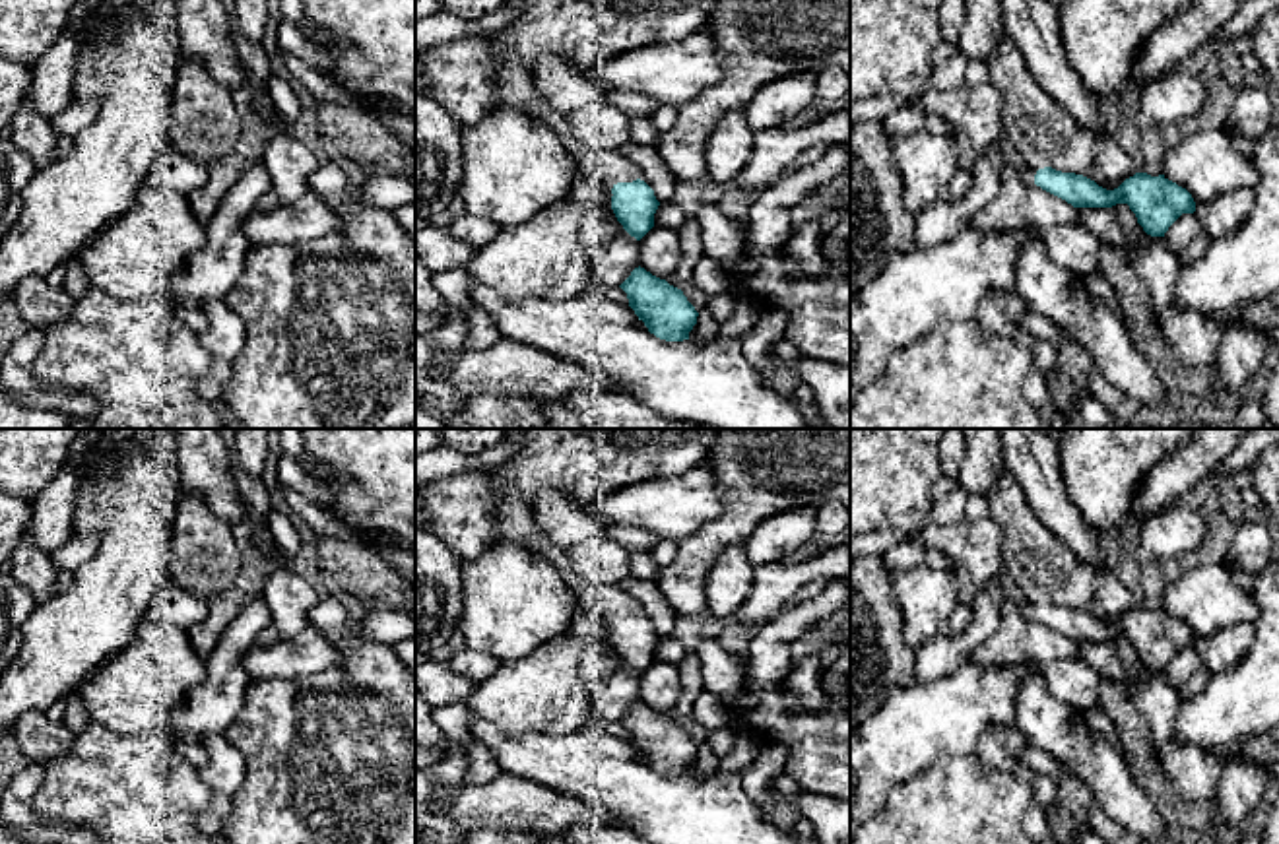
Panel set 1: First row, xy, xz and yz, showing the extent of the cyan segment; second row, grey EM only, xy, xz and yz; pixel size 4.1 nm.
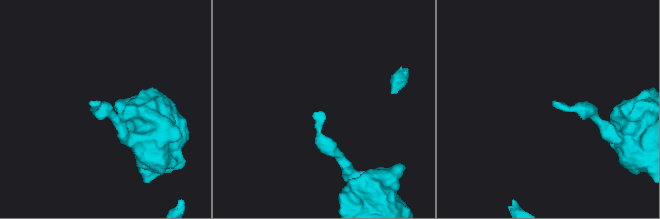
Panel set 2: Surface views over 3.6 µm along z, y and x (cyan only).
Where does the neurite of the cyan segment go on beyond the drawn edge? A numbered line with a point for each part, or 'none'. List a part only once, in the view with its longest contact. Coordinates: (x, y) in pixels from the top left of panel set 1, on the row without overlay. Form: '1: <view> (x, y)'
1: xz (517, 519)

